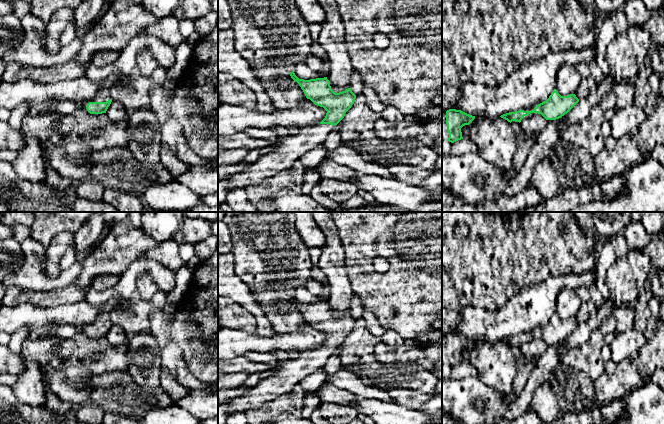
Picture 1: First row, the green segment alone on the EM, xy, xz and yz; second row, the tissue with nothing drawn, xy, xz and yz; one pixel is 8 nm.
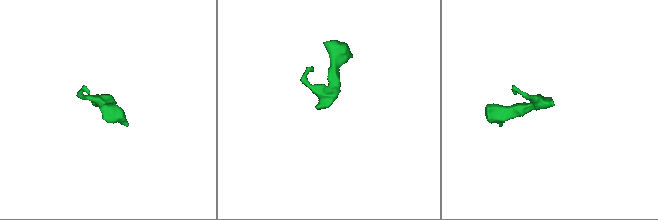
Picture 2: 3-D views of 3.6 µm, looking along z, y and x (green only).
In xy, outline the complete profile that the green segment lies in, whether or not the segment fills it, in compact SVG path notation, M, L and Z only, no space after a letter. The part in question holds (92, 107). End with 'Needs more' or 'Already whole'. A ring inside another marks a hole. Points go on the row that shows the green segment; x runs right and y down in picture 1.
M102 90L93 99L88 102L83 102L83 105L90 114L106 113L108 107L112 102L108 90Z. Needs more

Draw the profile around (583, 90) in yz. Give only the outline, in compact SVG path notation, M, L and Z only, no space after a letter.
M582 78L580 86L575 92L576 97L581 100L589 94L589 88L587 86L587 78Z

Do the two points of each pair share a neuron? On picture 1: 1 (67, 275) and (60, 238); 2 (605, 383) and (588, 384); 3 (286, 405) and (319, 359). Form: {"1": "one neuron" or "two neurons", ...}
{"1": "two neurons", "2": "two neurons", "3": "two neurons"}

